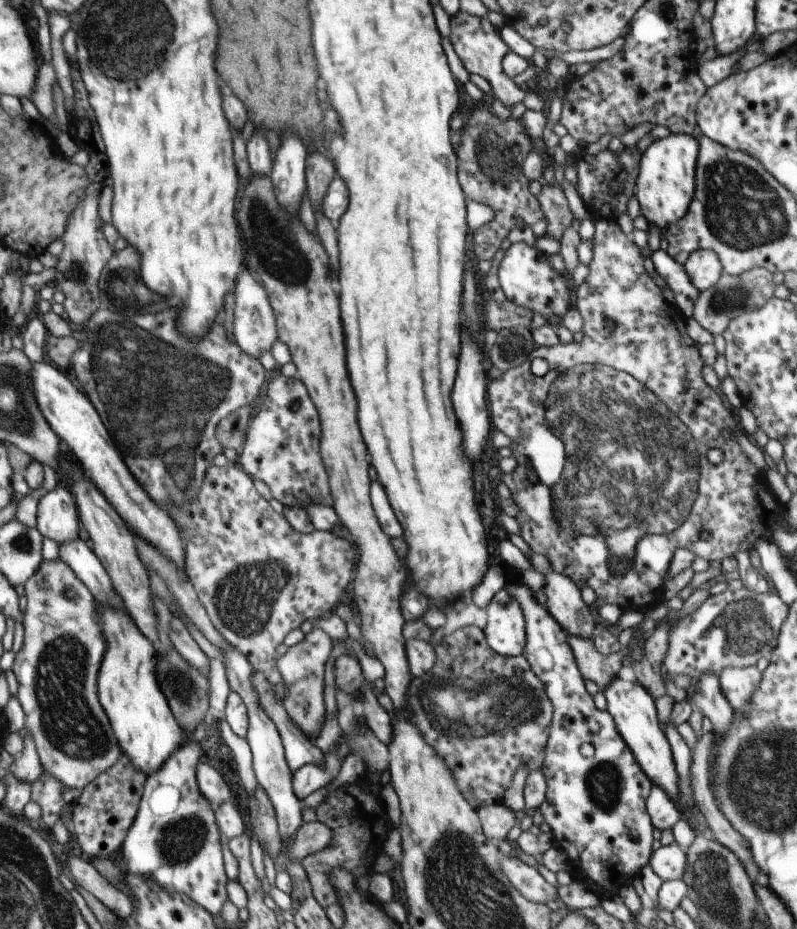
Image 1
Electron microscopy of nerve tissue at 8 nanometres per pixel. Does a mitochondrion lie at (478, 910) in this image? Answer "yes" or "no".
yes

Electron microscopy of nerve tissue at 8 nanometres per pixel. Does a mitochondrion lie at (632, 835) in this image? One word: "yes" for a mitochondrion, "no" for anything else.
yes

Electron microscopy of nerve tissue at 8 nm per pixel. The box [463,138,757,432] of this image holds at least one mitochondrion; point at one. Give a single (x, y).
(511, 346)

